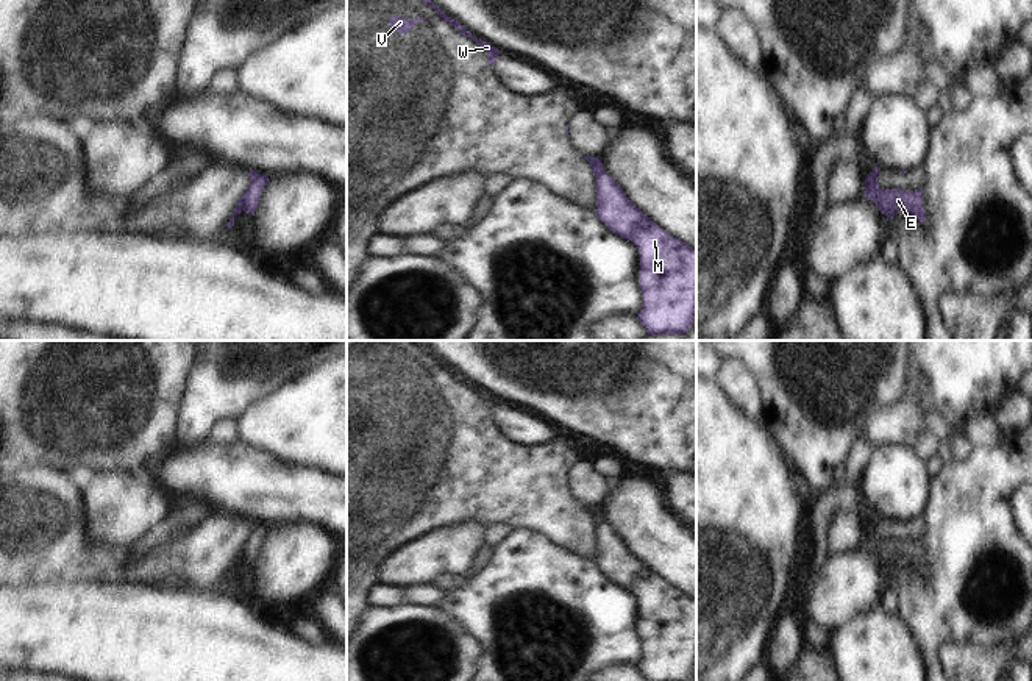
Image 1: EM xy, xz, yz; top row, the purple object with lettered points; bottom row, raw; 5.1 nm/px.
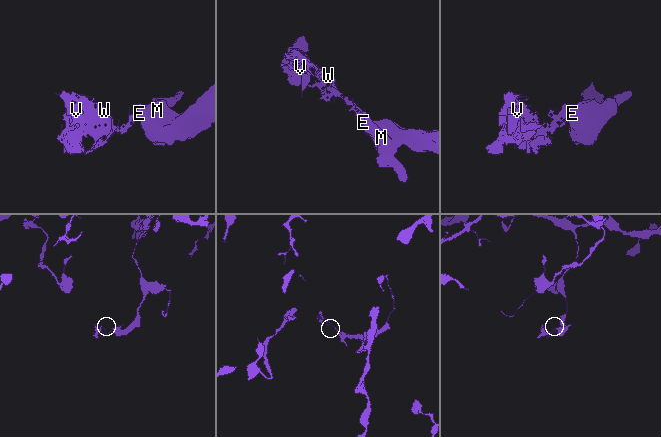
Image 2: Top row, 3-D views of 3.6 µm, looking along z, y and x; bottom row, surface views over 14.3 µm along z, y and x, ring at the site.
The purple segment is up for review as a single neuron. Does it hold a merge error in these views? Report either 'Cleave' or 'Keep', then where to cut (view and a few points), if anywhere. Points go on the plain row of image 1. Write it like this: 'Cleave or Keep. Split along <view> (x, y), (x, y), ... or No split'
Cleave. Split along xy (256, 524), (247, 541), (244, 558)

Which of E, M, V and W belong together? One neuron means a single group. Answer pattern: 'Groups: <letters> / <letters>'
Groups: E M / V W

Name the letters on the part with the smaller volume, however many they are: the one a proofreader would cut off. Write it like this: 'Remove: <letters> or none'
Remove: V, W

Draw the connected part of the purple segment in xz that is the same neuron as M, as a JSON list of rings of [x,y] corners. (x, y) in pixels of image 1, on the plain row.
[[[603,522],[596,526],[596,567],[614,583],[634,592],[640,603],[640,640],[643,654],[637,670],[646,681],[689,681],[696,661],[696,600],[673,587],[643,564],[620,534]]]

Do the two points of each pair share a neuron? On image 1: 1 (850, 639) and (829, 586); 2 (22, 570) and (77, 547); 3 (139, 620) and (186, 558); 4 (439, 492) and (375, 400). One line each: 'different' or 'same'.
1: different
2: same
3: different
4: same

